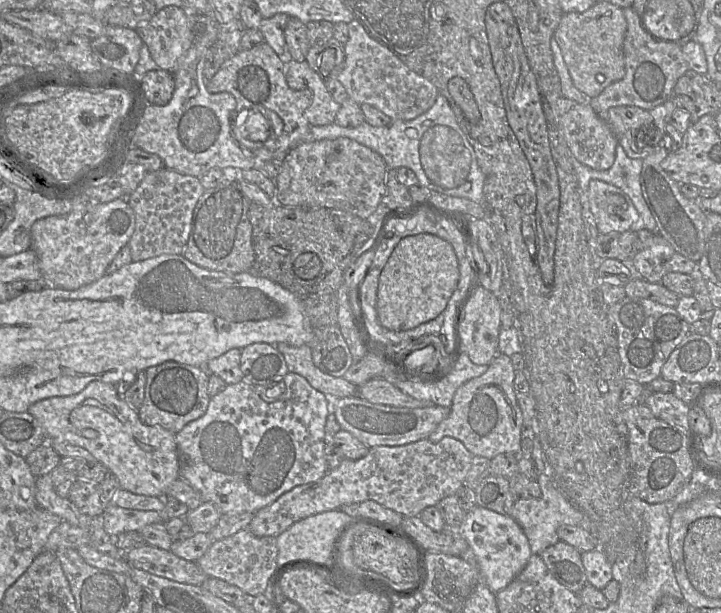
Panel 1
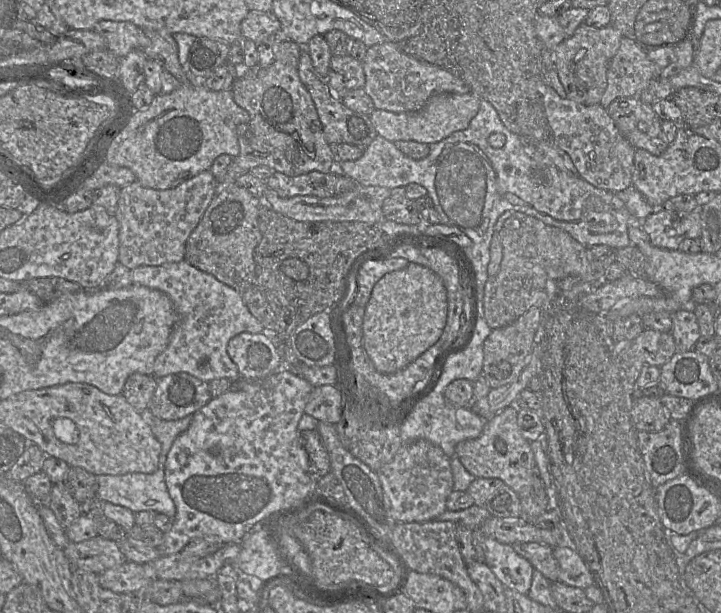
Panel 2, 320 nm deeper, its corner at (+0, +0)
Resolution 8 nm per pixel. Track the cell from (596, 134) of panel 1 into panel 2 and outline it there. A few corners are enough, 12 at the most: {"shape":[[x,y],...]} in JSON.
{"shape":[[538,82],[551,139],[580,177],[619,192],[635,148],[601,105]]}

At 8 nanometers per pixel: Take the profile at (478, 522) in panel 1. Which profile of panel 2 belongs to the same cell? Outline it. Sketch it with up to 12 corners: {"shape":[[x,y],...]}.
{"shape":[[485,538],[485,564],[527,595],[534,570],[512,545]]}

